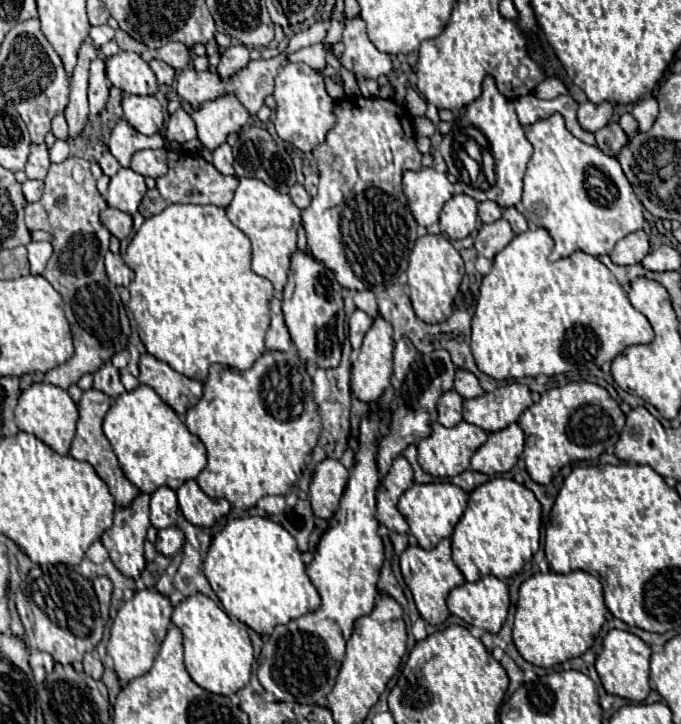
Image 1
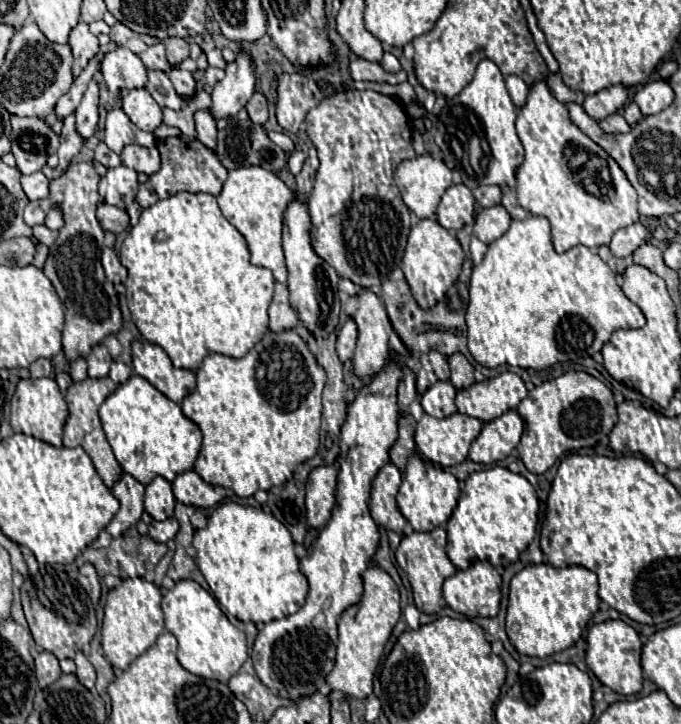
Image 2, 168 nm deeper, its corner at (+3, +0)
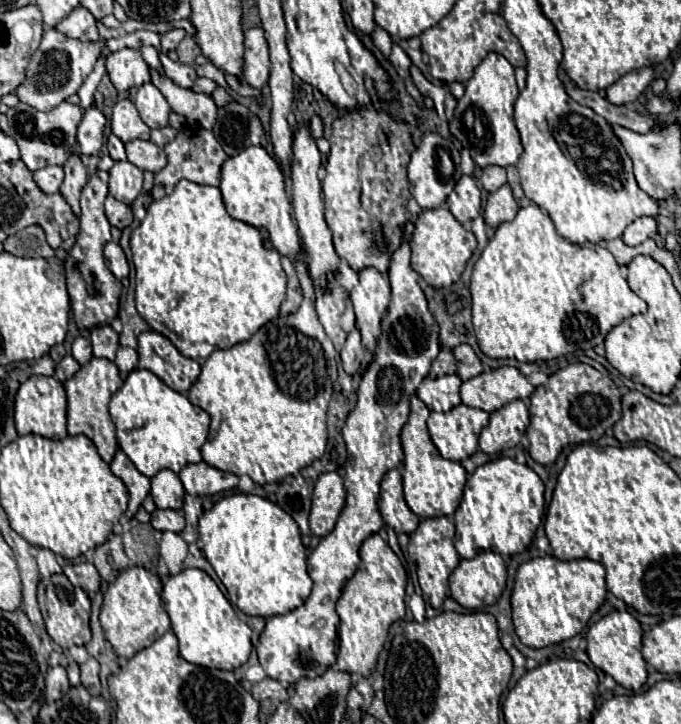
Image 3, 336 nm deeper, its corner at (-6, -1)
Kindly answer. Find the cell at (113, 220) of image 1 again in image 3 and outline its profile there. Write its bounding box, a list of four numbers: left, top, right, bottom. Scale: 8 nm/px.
[105,196,133,230]

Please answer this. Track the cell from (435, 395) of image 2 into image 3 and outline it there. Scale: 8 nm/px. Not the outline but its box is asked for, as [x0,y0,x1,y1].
[417,374,461,412]

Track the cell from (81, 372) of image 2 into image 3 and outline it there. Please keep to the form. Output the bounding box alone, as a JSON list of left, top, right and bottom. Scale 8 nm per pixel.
[73,336,93,366]

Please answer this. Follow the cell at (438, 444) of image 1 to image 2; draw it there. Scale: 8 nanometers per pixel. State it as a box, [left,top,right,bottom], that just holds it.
[414,413,482,467]

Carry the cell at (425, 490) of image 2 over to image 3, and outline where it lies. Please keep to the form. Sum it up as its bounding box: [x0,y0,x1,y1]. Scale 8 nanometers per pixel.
[401,394,467,518]

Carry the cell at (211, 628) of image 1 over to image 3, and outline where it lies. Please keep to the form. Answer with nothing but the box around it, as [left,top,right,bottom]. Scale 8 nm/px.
[161,568,253,672]

